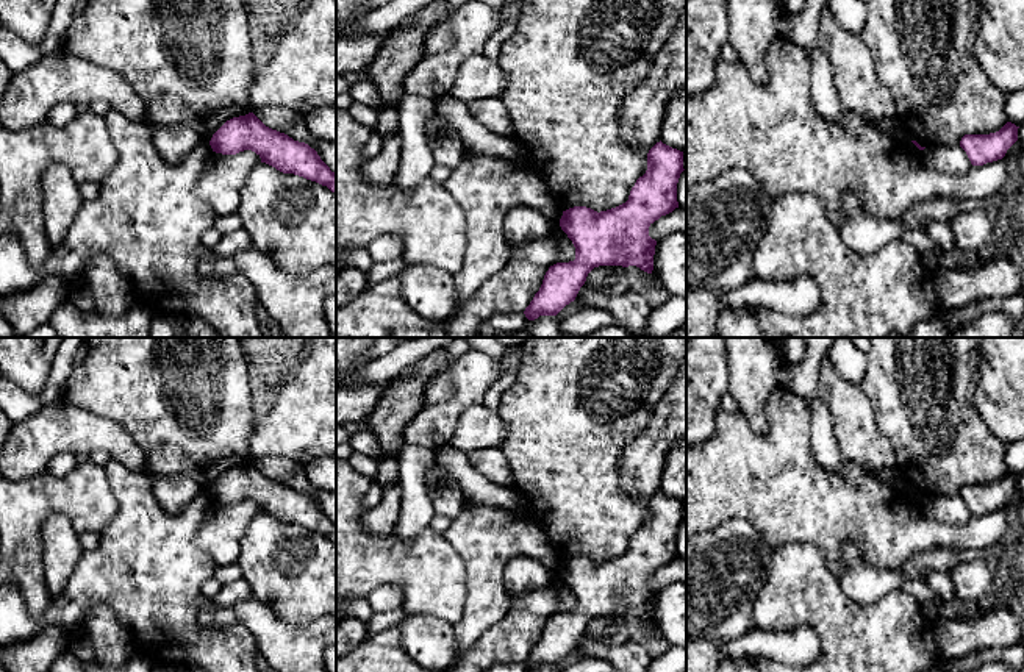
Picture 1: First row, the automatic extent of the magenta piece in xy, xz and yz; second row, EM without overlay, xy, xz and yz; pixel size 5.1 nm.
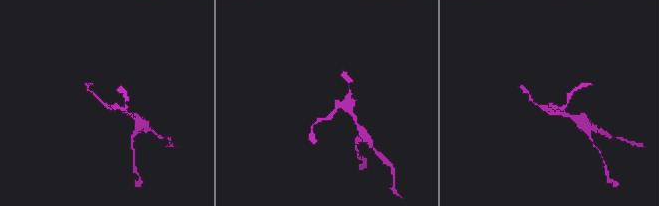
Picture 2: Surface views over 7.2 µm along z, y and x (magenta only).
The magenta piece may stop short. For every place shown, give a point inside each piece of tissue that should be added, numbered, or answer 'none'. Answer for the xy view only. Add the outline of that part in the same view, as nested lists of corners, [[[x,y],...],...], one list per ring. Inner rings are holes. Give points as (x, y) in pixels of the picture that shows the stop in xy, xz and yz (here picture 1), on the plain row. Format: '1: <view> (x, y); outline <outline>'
none

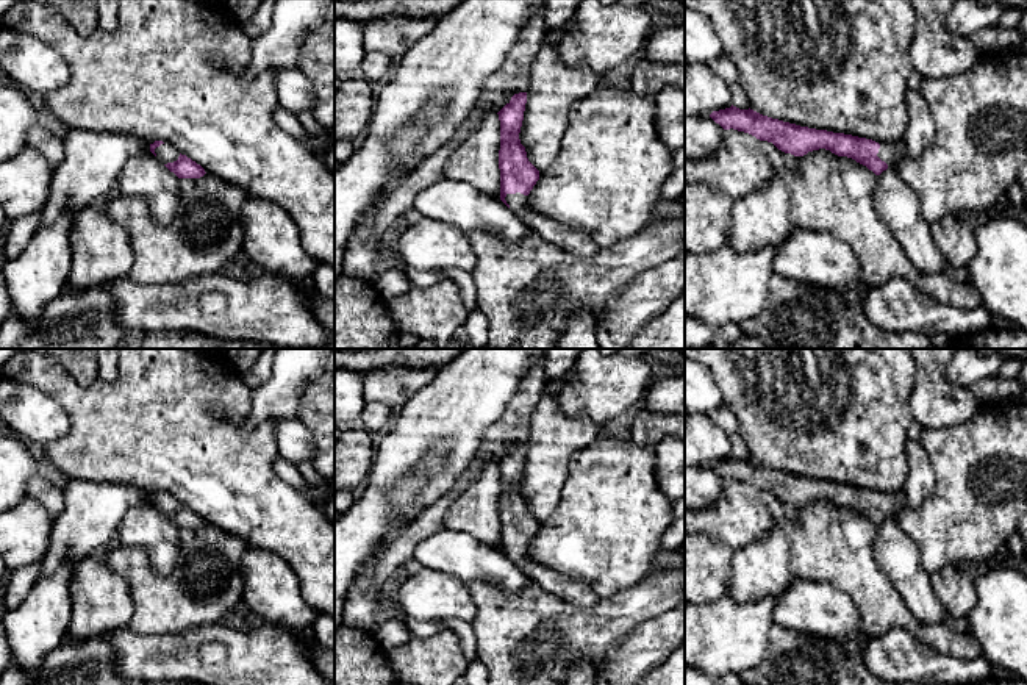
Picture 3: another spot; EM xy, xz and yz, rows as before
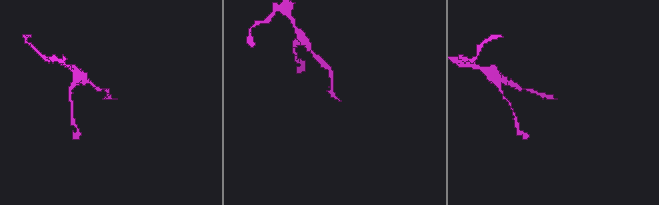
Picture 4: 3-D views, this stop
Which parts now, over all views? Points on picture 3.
1: xz (576, 591); outline [[[506,544],[505,551],[511,561],[546,591],[563,596],[577,607],[591,607],[599,602],[599,596],[585,582],[531,561],[524,544]]]

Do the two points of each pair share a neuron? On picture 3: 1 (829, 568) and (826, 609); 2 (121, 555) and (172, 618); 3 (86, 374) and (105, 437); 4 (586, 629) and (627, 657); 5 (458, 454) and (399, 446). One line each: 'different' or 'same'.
1: different
2: same
3: different
4: different
5: same

